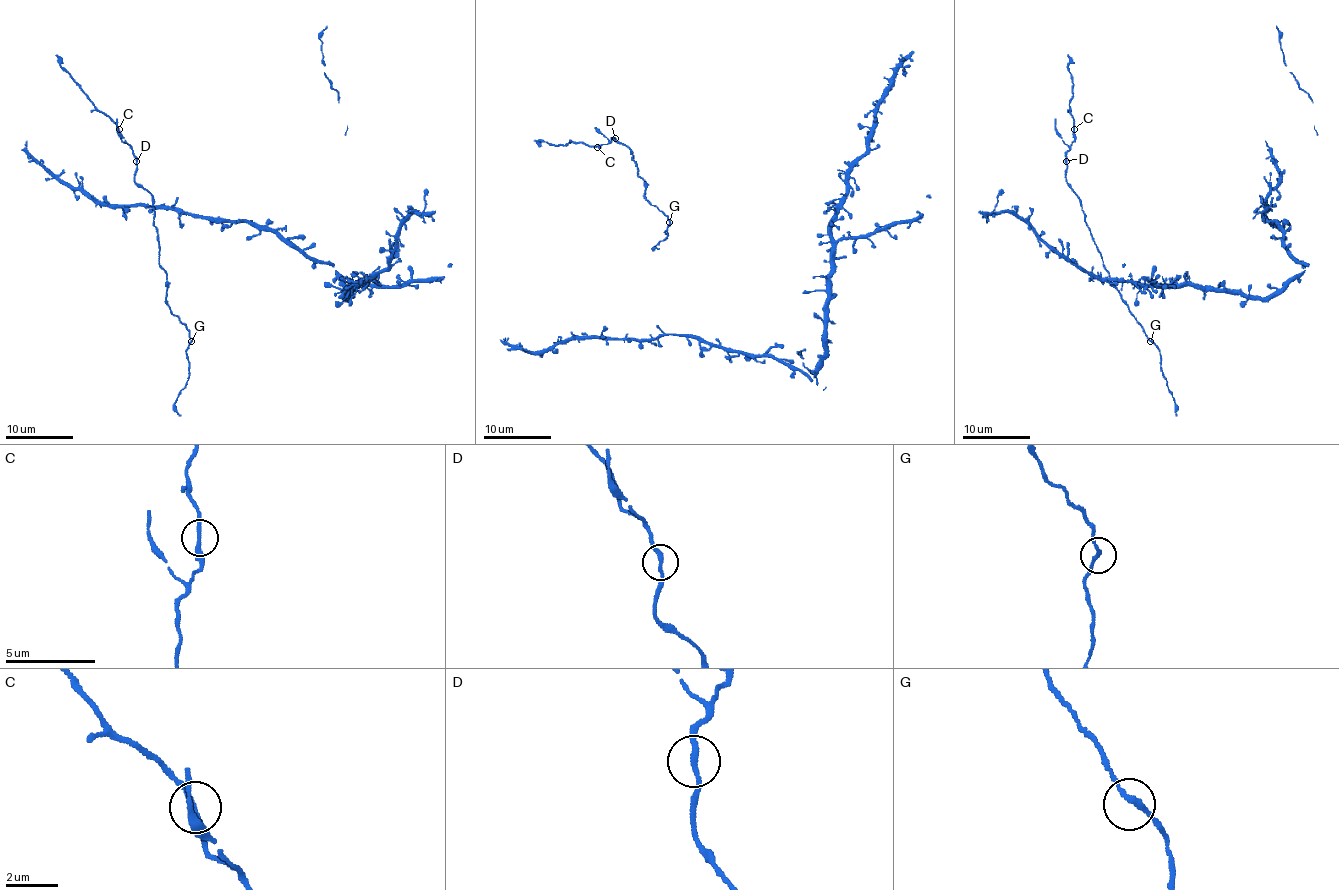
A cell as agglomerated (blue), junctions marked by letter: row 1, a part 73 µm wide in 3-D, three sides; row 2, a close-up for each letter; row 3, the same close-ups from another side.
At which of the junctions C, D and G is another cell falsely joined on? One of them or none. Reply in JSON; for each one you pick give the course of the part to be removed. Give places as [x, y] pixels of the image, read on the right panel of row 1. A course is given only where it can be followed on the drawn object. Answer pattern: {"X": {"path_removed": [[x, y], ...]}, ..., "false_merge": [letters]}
{"C": {"path_removed": [[1074, 128], [1069, 105], [1072, 76], [1067, 54]]}, "false_merge": ["C"]}

